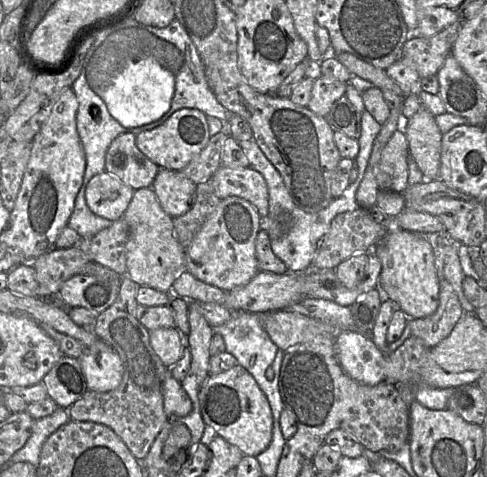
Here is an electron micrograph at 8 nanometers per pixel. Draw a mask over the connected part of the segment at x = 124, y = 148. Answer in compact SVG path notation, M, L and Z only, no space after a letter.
M130 132L117 136L106 152L105 171L133 190L150 187L159 169L138 149Z

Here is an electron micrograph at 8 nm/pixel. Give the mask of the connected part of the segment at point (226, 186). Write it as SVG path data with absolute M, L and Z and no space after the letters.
M221 165L211 177L211 182L219 199L237 196L249 201L261 218L269 214L266 181L251 167L230 168Z

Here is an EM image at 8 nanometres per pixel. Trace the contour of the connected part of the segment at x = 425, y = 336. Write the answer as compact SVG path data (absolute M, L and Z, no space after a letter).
M443 278L439 287L439 305L437 310L430 316L424 318L408 318L407 324L411 334L423 342L426 347L434 347L443 341L458 323L464 310L450 283Z

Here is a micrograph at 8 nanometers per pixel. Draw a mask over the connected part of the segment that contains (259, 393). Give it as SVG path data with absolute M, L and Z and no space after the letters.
M240 364L209 375L202 383L199 394L203 421L230 444L239 448L244 456L256 457L272 439L273 416L269 401L254 377Z

